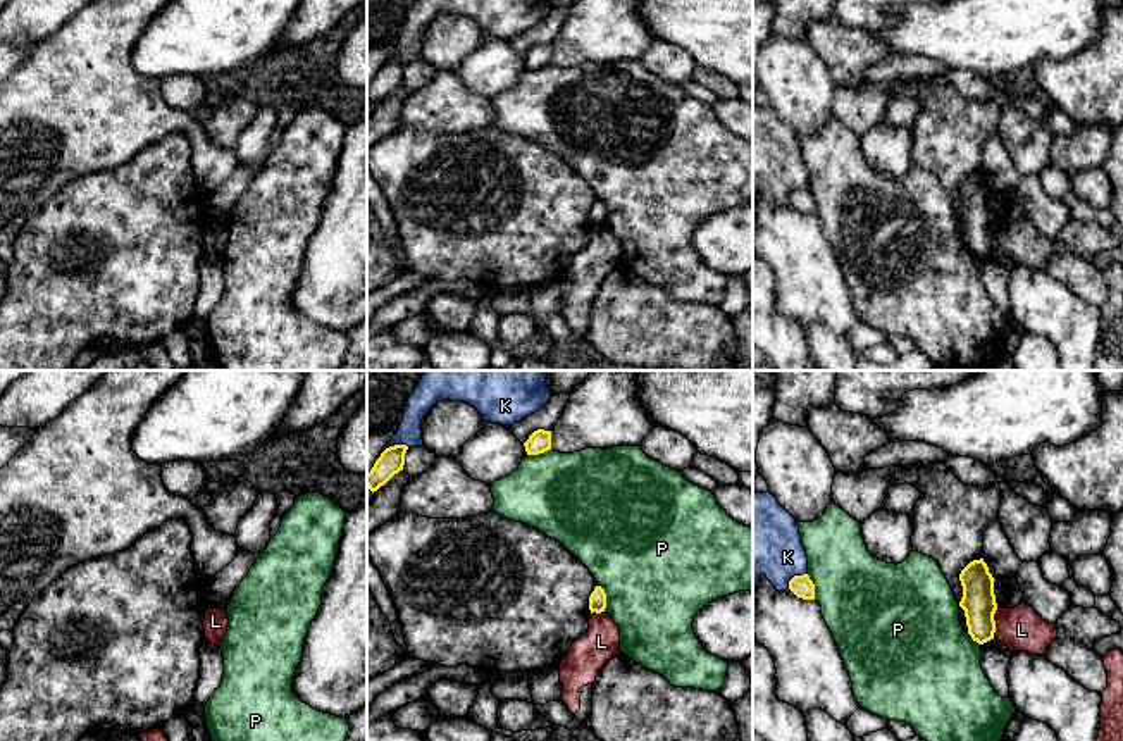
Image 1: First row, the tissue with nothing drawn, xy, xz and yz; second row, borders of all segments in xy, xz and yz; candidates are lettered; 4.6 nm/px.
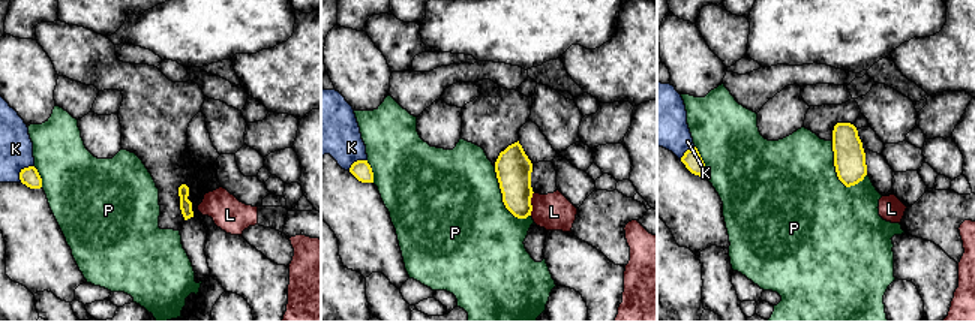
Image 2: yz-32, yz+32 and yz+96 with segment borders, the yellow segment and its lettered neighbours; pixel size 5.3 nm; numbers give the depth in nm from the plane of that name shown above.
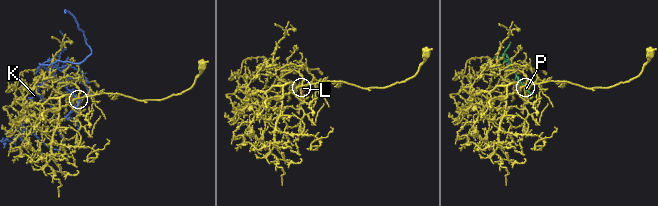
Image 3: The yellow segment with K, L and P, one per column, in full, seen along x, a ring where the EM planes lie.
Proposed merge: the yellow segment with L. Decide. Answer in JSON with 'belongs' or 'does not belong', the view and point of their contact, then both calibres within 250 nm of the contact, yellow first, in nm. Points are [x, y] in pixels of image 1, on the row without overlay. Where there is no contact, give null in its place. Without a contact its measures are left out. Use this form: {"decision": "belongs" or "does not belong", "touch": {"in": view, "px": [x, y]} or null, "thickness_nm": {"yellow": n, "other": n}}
{"decision": "does not belong", "touch": {"in": "yz", "px": [994, 236]}, "thickness_nm": {"yellow": 160, "other": 200}}

